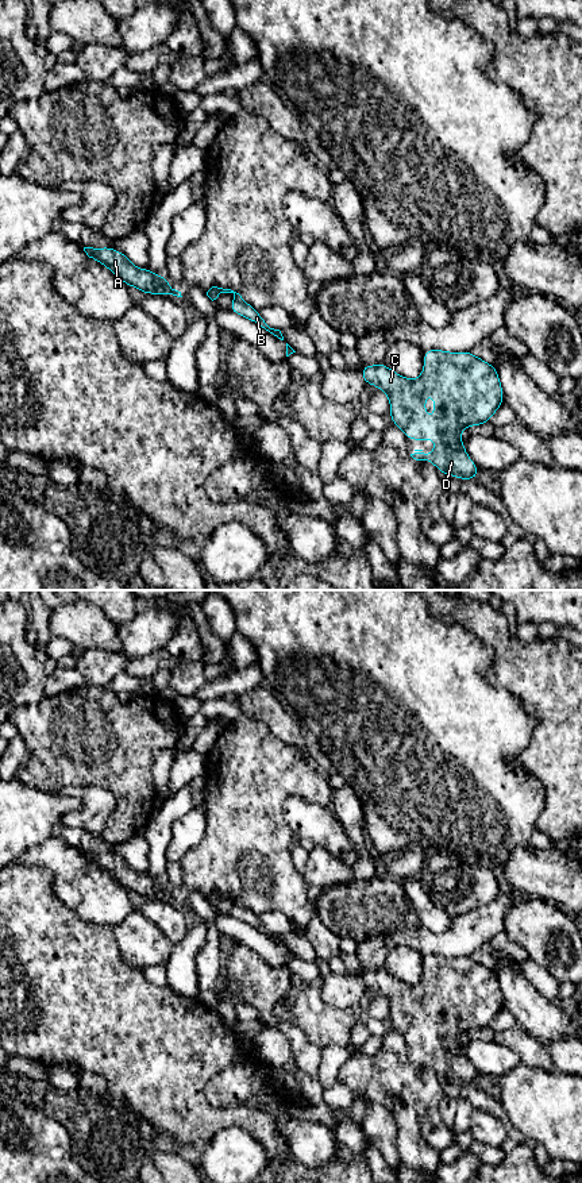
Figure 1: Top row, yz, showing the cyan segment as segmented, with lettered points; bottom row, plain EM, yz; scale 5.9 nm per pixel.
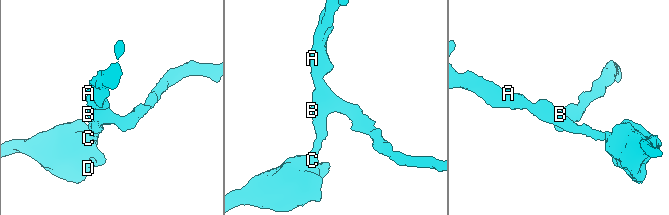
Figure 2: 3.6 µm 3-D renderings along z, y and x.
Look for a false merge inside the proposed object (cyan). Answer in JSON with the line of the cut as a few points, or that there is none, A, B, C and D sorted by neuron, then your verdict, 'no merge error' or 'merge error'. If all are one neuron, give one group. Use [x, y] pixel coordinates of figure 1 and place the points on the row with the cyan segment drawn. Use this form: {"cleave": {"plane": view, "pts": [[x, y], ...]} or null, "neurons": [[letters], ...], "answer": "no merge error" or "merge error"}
{"cleave": null, "neurons": [["A", "B", "C", "D"]], "answer": "no merge error"}

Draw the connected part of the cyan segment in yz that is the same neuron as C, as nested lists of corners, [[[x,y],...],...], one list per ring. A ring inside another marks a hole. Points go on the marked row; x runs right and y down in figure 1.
[[[425,350],[424,370],[417,379],[408,379],[383,363],[363,366],[362,378],[365,384],[375,385],[388,394],[390,401],[389,416],[406,438],[413,440],[435,438],[435,452],[424,454],[423,450],[415,450],[416,452],[411,454],[413,459],[432,462],[442,474],[460,479],[477,478],[479,469],[465,451],[465,442],[458,438],[470,425],[487,423],[504,402],[502,386],[493,365],[486,363],[470,351]],[[432,393],[435,394],[435,415],[428,420],[424,412],[424,398]]]

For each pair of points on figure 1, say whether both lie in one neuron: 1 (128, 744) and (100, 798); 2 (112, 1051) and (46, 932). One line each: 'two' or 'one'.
1: two
2: one

